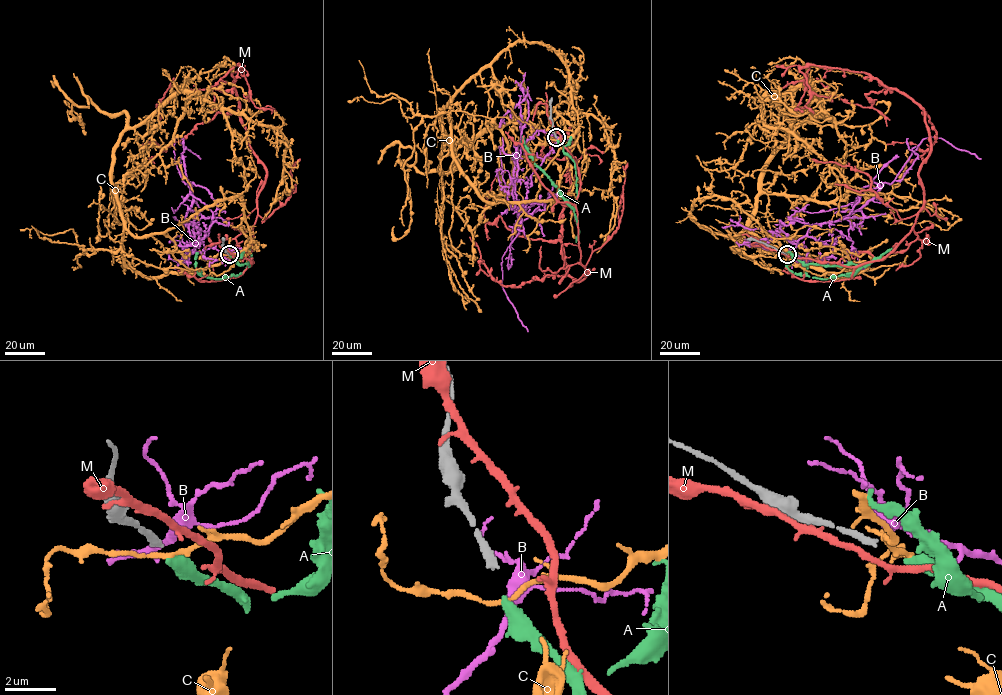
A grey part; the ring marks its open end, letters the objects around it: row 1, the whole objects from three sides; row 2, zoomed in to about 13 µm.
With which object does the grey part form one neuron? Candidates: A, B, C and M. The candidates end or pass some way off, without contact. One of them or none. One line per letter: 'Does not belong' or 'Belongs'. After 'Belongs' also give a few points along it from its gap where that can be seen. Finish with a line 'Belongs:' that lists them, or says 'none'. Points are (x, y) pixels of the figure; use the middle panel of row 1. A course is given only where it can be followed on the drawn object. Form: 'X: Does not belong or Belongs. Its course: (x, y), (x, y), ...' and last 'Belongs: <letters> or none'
A: Belongs. Its course: (557, 140), (574, 162), (577, 192), (574, 209), (535, 164), (523, 137), (523, 148), (524, 144)
B: Does not belong
C: Does not belong
M: Does not belong
Belongs: A

